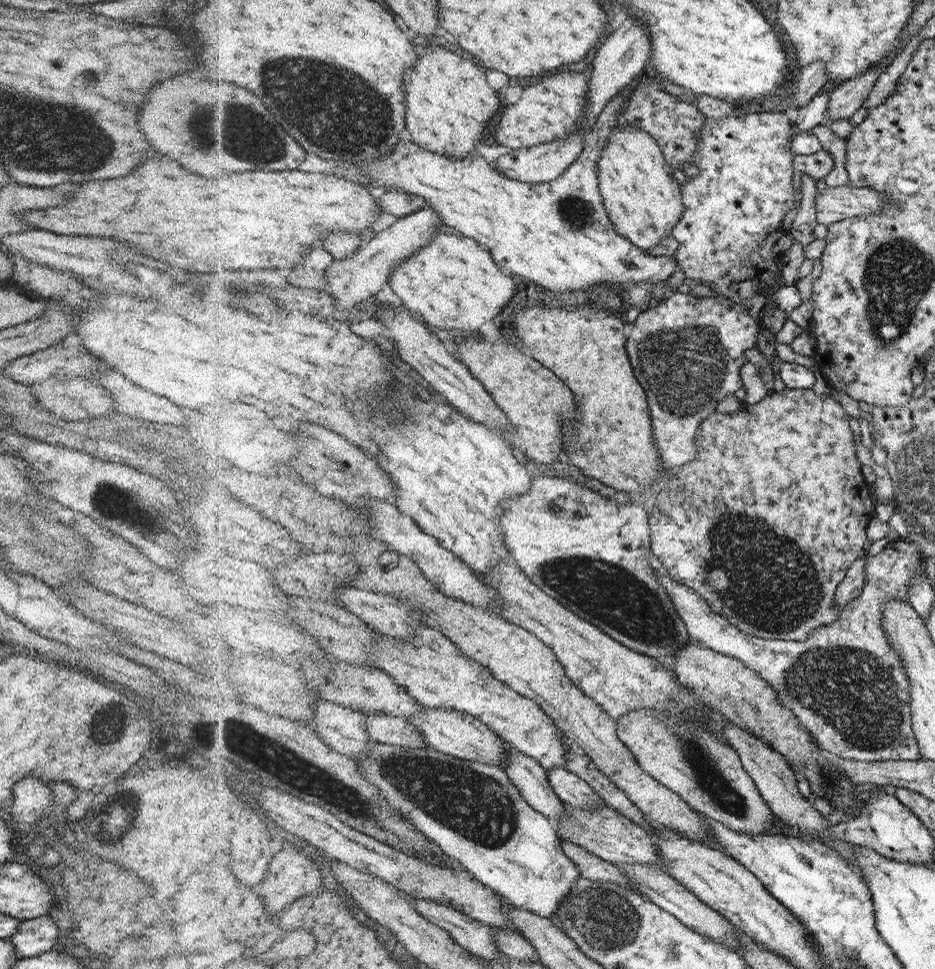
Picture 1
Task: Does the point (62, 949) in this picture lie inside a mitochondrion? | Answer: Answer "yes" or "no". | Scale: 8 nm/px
no

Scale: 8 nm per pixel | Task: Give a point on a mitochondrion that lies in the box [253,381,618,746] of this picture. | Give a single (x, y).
(578, 446)

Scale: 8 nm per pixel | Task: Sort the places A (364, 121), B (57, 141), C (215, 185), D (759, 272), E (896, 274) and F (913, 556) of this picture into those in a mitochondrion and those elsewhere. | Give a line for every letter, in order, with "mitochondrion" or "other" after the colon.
A: mitochondrion
B: mitochondrion
C: other
D: other
E: mitochondrion
F: other

